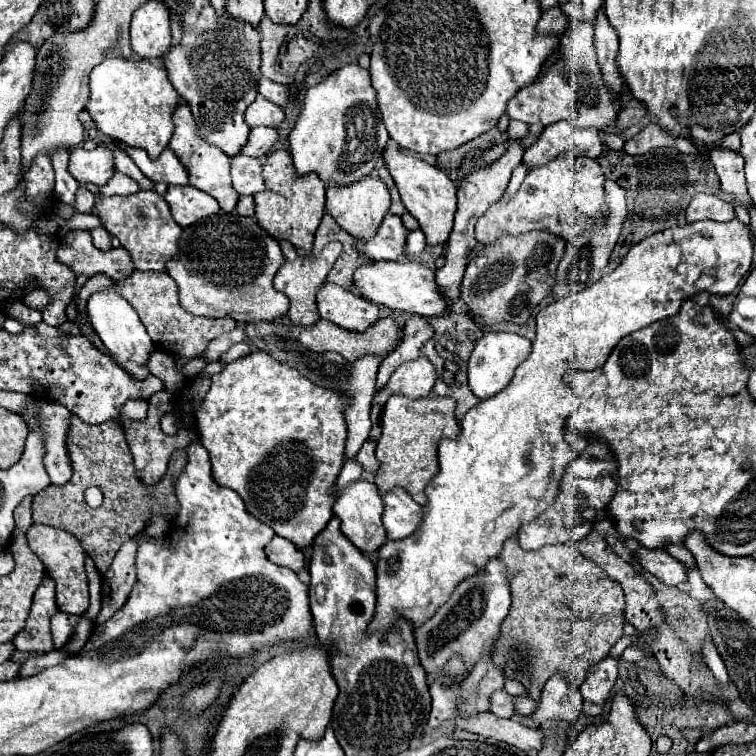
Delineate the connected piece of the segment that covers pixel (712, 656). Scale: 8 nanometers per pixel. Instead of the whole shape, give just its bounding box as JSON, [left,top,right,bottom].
[702,640,730,686]

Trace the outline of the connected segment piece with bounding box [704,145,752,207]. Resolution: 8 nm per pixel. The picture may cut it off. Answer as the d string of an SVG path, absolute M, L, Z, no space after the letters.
M716 145L704 149L710 161L716 167L716 173L720 177L720 187L732 195L738 197L746 207L752 203L746 191L746 181L744 181L744 159L740 153L732 149L720 149Z

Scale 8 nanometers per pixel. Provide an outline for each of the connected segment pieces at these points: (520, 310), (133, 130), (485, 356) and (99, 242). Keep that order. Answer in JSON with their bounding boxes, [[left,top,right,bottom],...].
[[460,231,566,325],[86,59,180,159],[468,333,532,399],[90,227,112,251]]

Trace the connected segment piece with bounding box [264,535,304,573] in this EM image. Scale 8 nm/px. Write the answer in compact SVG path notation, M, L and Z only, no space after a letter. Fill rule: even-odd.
M274 535L274 539L266 545L264 551L266 551L266 557L270 561L274 561L276 565L288 567L288 569L292 569L296 573L304 567L304 555L302 555L302 551L298 551L298 547L294 547L294 543L290 543L284 537Z

